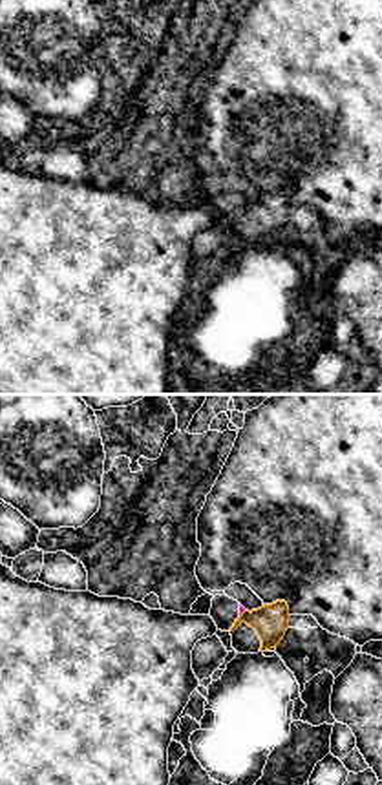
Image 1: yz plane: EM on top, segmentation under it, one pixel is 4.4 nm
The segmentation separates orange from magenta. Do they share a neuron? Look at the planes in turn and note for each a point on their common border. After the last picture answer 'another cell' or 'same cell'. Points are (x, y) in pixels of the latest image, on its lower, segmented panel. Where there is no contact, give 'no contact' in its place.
contact (242, 614)

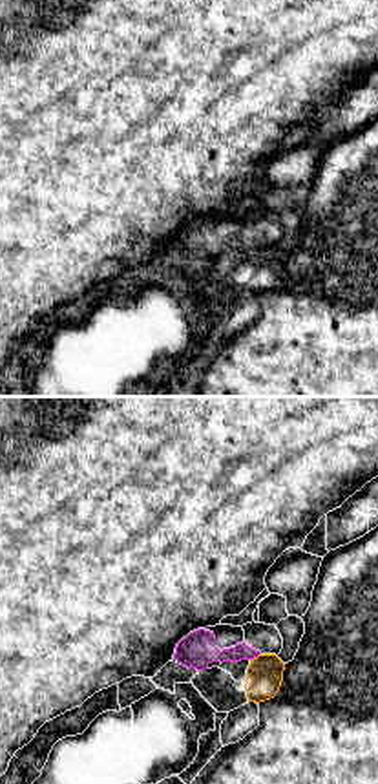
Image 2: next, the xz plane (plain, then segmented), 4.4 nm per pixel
contact (254, 658)

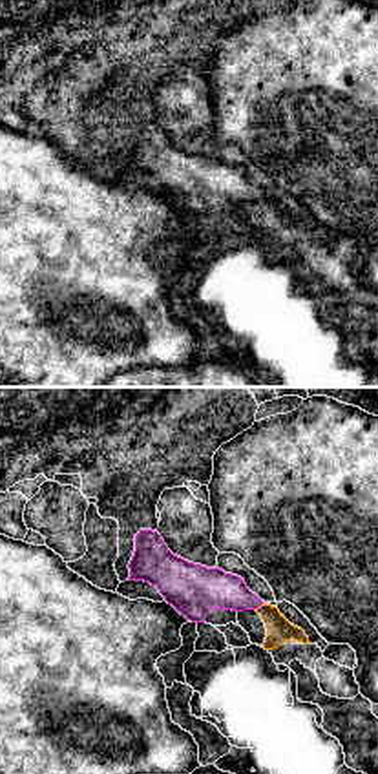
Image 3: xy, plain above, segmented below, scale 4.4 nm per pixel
contact (260, 606)

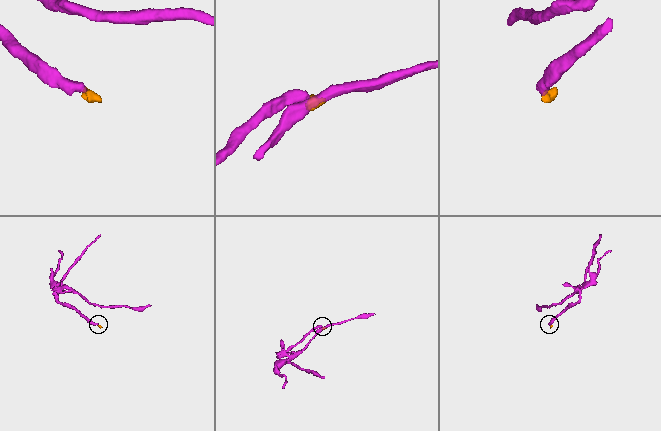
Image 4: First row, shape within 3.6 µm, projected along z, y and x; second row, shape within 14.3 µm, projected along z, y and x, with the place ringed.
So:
another cell

